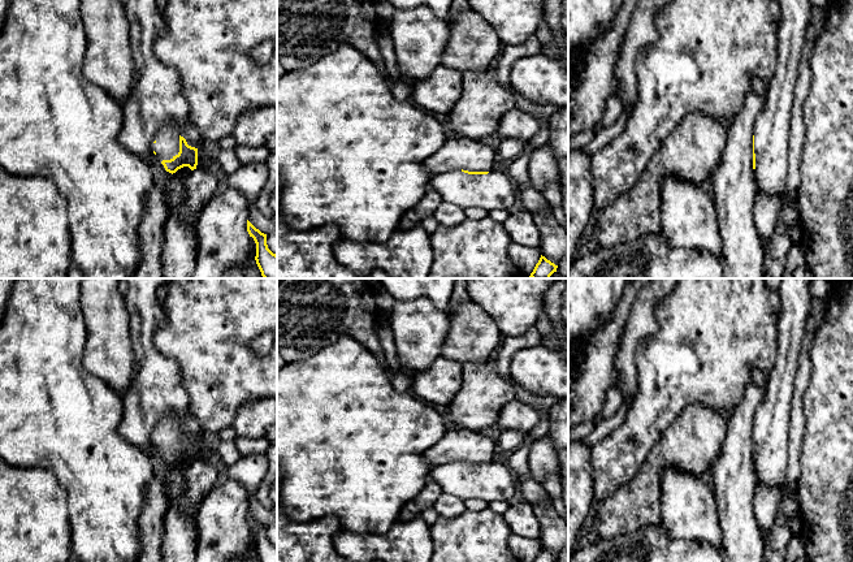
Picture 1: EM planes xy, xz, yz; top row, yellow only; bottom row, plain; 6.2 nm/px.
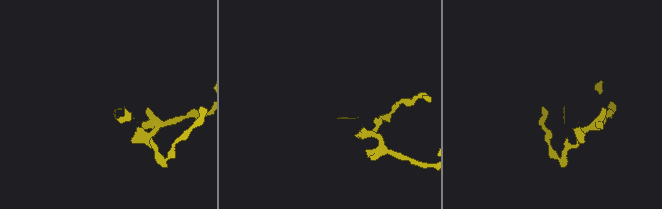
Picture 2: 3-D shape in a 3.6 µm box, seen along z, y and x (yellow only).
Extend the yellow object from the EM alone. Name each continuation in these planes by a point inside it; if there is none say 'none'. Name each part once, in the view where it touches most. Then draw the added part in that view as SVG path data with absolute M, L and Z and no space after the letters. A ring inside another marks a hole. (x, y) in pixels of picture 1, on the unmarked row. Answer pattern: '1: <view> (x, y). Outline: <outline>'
1: xy (167, 437). Outline: M166 419L157 427L152 436L159 451L170 451L179 444L179 424L174 419Z

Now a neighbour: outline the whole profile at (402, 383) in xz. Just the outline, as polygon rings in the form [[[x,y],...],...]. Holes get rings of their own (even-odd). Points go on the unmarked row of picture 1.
[[[382,320],[374,327],[374,332],[384,349],[386,362],[394,372],[391,385],[398,393],[407,393],[412,390],[412,376],[399,371],[399,360],[397,355],[394,336],[391,329]]]

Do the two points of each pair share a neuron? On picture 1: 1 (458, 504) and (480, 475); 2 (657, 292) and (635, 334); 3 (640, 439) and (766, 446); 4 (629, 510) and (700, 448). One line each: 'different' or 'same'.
1: different
2: same
3: different
4: same

